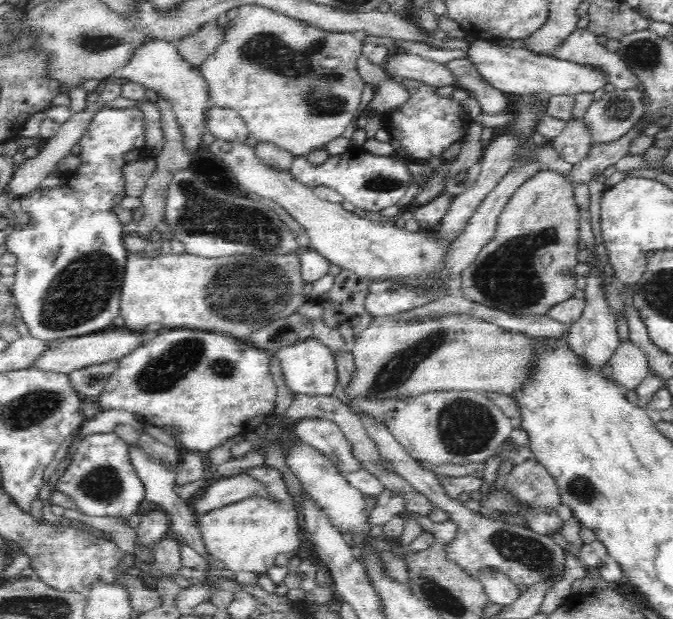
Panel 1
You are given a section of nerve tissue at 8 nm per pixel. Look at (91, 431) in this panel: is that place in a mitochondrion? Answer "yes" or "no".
no

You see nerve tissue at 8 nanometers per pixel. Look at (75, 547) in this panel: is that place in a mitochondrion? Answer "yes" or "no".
no

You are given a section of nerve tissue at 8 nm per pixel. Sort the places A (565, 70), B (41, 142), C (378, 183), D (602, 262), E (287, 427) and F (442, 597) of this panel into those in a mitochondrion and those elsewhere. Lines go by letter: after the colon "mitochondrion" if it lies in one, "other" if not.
A: other
B: other
C: mitochondrion
D: other
E: other
F: mitochondrion

